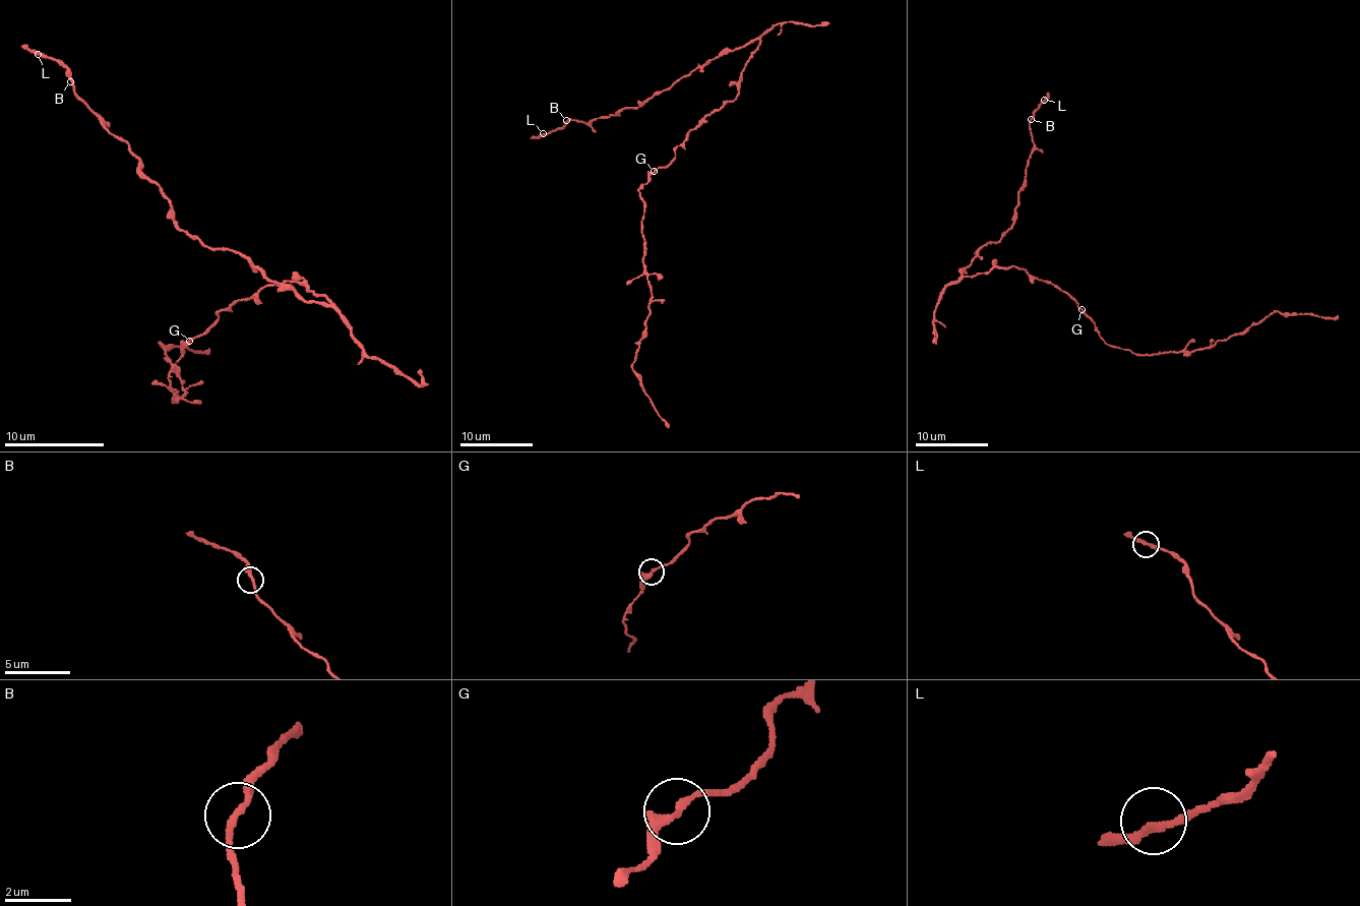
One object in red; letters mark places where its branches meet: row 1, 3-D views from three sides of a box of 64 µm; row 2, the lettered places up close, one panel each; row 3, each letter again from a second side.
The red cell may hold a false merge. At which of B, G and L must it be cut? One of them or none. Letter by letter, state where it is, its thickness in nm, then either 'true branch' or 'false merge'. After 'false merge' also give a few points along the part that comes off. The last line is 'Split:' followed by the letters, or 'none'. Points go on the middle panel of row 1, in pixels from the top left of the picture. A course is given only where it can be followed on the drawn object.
B: place (566, 120); calibre 220 nm; true branch
G: place (654, 171); calibre 240 nm; true branch
L: place (543, 133); calibre 240 nm; true branch
Split: none

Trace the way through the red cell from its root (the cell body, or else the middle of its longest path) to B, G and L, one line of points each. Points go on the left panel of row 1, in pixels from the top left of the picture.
B: (287, 281), (332, 303), (302, 301), (235, 251), (187, 236), (140, 159), (70, 81)
G: (287, 281), (267, 284), (247, 299), (232, 301), (202, 334), (190, 341)
L: (287, 281), (332, 303), (302, 301), (235, 251), (187, 236), (130, 146), (75, 92), (70, 74), (38, 54)

